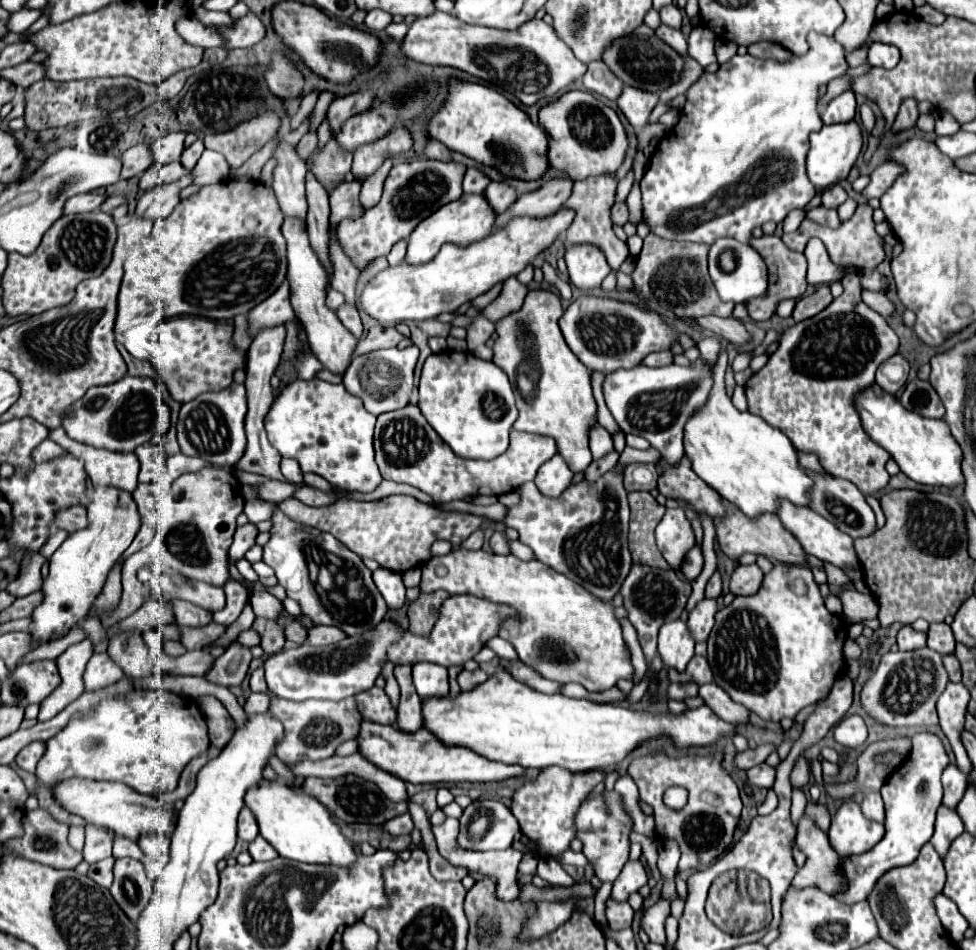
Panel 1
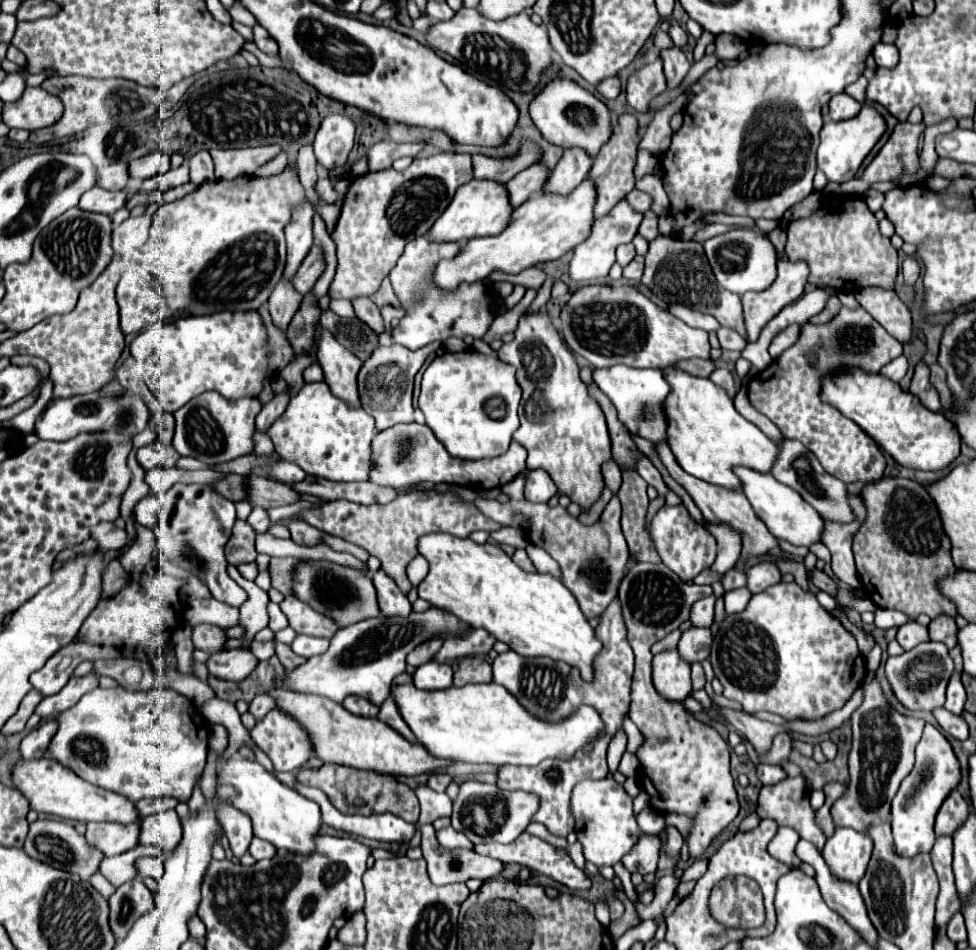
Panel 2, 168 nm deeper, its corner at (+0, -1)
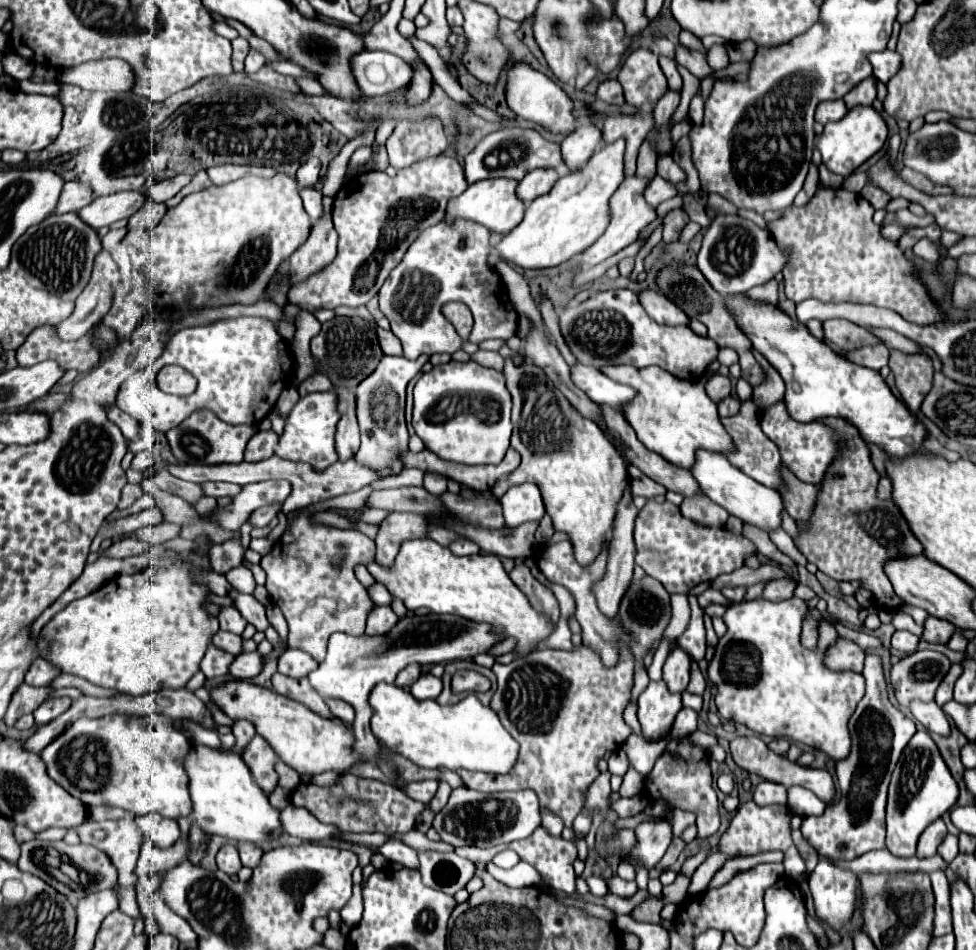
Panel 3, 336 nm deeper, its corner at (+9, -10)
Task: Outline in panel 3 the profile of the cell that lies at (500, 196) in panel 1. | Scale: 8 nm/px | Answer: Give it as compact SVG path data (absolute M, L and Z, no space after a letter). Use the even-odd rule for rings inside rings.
M534 169L518 183L516 197L520 197L520 201L524 201L524 205L528 205L536 197L548 193L552 189L552 185L556 183L556 179L558 179L556 169Z

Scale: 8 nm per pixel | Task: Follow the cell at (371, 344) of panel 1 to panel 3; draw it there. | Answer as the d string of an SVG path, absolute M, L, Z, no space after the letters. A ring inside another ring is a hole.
M440 221L428 227L406 251L404 259L390 273L380 289L380 311L388 317L392 333L400 339L404 357L416 359L422 353L454 353L462 349L462 337L442 315L440 307L448 301L462 301L474 315L470 343L486 339L510 339L516 333L518 313L508 301L500 275L486 265L492 249L492 233L476 223L458 221L452 227ZM464 241L464 243L462 243ZM462 245L462 247L460 247Z

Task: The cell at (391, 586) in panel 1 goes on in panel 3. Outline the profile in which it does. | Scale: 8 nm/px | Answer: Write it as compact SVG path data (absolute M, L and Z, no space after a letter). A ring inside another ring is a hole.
M376 605L368 613L368 625L366 633L368 635L384 635L398 623L398 615L388 607L388 605Z

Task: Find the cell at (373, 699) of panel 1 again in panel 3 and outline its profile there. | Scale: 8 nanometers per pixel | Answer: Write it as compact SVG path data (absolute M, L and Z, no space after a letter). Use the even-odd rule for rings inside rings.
M326 699L326 705L332 711L332 715L342 719L344 723L352 723L354 721L354 709L348 703L344 703L340 699Z

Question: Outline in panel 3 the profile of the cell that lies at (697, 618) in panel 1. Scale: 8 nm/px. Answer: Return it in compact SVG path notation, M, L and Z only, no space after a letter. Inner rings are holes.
M676 647L666 663L664 663L664 675L662 679L666 681L668 689L674 693L674 691L684 691L688 681L690 681L690 665L692 665L692 657L682 649L682 647Z

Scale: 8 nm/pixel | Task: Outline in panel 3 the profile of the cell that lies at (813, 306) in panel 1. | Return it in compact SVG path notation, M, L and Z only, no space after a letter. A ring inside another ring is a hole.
M846 319L824 321L824 339L836 351L850 351L866 343L878 343L878 339L864 327L858 327Z

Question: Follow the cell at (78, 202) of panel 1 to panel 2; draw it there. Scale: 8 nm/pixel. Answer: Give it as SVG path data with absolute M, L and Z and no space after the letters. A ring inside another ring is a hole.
M91 188L87 190L81 200L79 200L79 208L87 210L87 212L99 212L99 214L115 214L119 208L123 208L127 204L129 196L123 190L111 192L111 190L101 190L101 188Z

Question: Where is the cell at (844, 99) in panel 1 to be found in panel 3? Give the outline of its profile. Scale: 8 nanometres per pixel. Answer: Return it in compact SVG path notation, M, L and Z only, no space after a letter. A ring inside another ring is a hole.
M838 99L838 101L824 101L816 109L816 121L826 125L830 121L840 121L846 113L848 113L848 109L844 107L842 99Z

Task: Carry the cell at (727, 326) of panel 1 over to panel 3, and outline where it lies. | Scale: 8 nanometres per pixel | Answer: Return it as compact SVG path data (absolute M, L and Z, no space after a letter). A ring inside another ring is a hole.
M642 291L638 297L640 297L642 307L654 321L662 325L690 325L688 315L680 311L672 301L668 301L662 293Z

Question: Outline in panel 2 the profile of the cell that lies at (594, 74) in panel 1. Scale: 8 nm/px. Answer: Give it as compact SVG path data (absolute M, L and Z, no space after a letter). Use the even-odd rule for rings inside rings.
M611 76L611 78L605 78L603 82L597 84L597 90L601 96L605 98L617 98L619 92L621 92L621 80L617 76Z

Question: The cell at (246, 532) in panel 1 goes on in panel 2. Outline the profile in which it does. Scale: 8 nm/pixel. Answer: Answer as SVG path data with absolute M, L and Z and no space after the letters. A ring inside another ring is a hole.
M253 508L253 512L249 514L247 522L255 528L255 532L257 532L257 534L267 532L267 528L271 526L271 520L269 520L269 514L267 514L267 510L265 510L265 508Z

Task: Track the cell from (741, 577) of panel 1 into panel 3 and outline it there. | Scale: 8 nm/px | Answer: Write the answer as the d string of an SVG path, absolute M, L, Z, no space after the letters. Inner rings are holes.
M778 579L778 581L766 583L762 597L768 599L768 601L784 601L784 599L790 599L790 597L792 597L792 591L794 591L794 589L796 589L796 587L794 587L792 581L788 581L788 579Z

